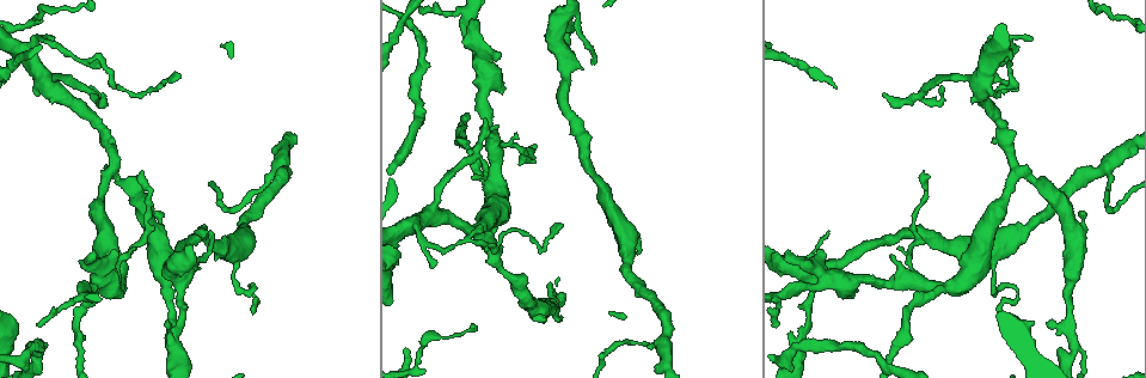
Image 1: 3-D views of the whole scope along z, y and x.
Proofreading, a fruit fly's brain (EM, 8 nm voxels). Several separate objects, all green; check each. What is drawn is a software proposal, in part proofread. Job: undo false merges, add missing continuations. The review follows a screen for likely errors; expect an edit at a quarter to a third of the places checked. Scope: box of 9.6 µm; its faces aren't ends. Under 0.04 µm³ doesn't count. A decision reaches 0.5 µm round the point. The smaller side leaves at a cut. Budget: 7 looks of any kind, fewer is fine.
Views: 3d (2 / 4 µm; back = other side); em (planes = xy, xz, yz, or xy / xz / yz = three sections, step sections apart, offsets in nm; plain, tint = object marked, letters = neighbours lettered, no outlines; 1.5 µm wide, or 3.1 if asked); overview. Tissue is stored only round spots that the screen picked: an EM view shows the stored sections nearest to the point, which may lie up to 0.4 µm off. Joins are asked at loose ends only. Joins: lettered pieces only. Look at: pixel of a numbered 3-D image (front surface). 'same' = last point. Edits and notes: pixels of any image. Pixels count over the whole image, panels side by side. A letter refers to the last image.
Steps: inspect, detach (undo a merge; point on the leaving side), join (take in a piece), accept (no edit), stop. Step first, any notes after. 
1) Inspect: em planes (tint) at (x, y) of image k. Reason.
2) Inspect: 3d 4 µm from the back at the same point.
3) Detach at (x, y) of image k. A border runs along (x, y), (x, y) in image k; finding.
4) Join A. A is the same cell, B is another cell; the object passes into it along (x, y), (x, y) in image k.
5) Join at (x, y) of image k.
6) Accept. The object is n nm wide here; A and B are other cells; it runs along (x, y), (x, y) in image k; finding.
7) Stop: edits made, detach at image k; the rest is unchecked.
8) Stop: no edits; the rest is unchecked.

Inspect: em xz step 4 (plain) at (254, 314) of image 1. End of a long branch.

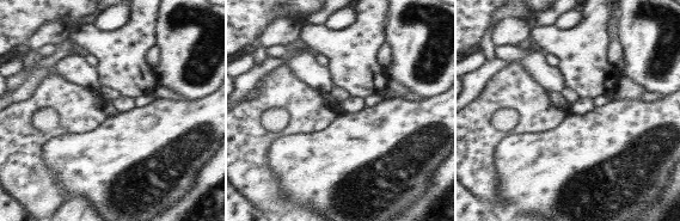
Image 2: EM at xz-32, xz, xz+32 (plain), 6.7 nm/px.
Inspect: em xz step 4 (letters) at the same point. What lies round it.

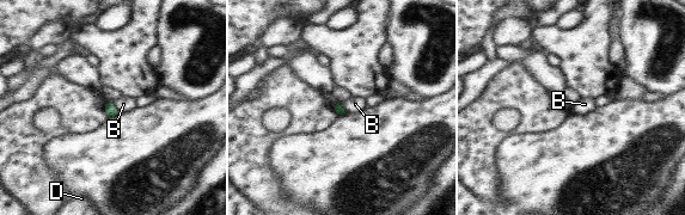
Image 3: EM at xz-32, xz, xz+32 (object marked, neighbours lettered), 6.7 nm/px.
Accept. The longest contact is with B, 90 nm; B and D are other cells; a border runs along (112, 102), (120, 112) in image 3; no lettered piece goes on from it.

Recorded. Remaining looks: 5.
Inspect: 3d 2 µm from the back at (1073, 357) of image 1. Narrows sharply.

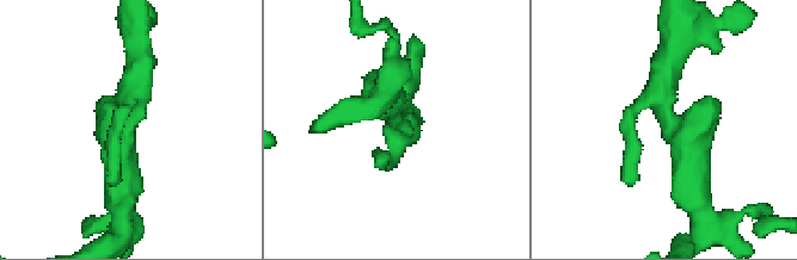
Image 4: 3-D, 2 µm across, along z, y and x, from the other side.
Inspect: em yz step 4 (letters) at (126, 121) of image 4. Now the EM.

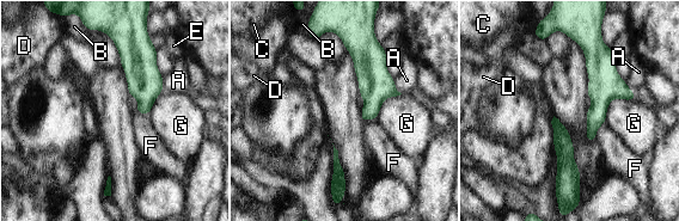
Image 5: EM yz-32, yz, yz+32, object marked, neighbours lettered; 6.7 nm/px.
Inspect: em planes (letters) at the same point. Cut it another way.

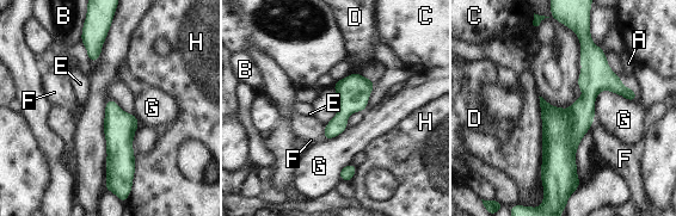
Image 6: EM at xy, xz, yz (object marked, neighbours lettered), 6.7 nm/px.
Accept. A, B, C, D, E, F, G and H are other cells; it runs along (583, 37), (589, 97), (552, 177) in image 6; continuous, no second neuron.

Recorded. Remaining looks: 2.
Inspect: em planes (tint) at (181, 76) of image 1. Thin end.

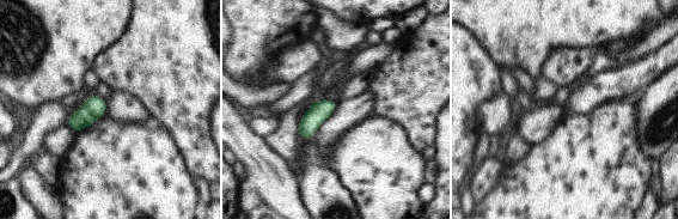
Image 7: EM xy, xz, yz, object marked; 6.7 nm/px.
Inspect: em planes (letters) at the same point. What lies round it.

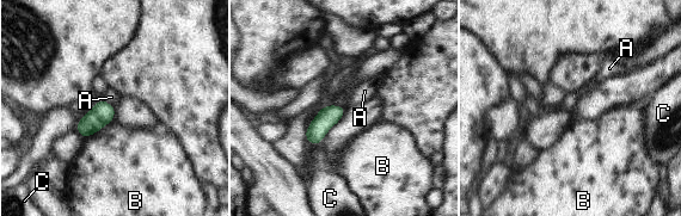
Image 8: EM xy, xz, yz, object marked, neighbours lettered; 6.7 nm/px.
Accept. A, B and C are other cells; a border runs along (102, 98), (114, 106) in image 8; none of them fits.

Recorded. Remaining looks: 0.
Stop: no edits; the rest is unchecked.

